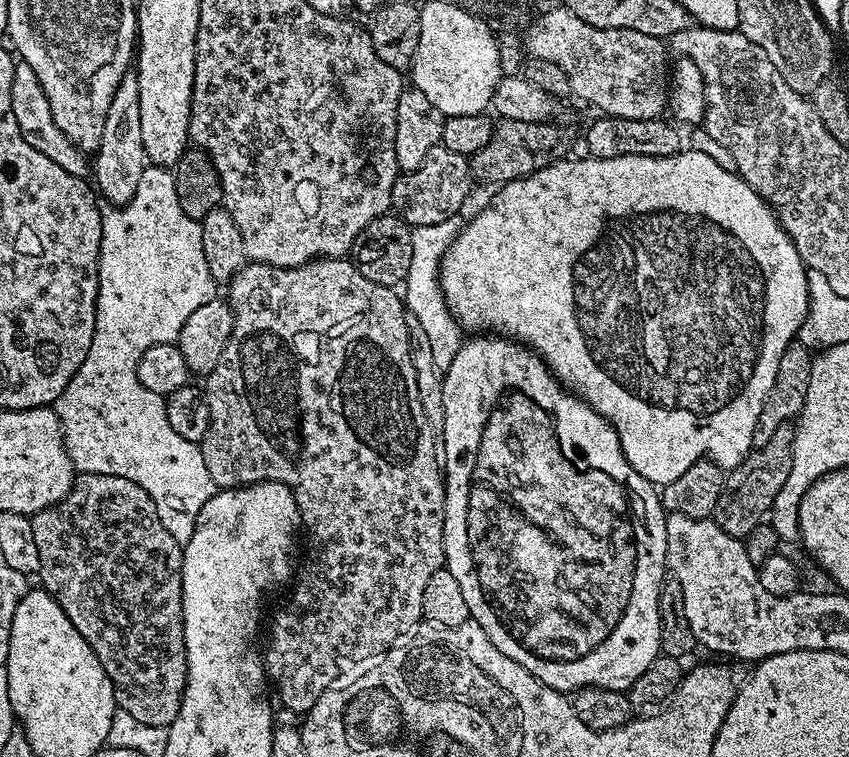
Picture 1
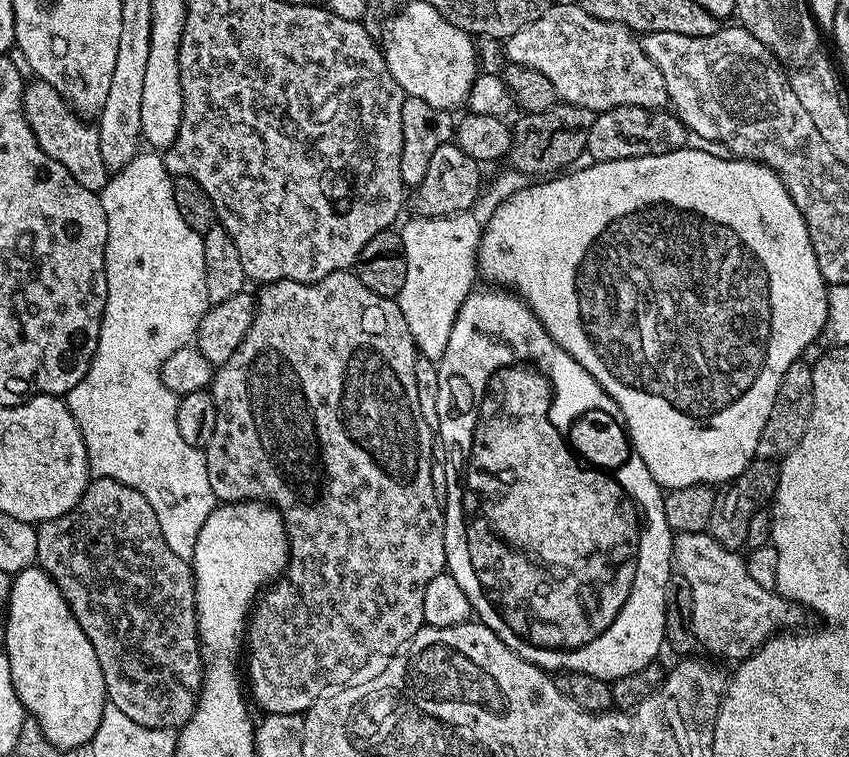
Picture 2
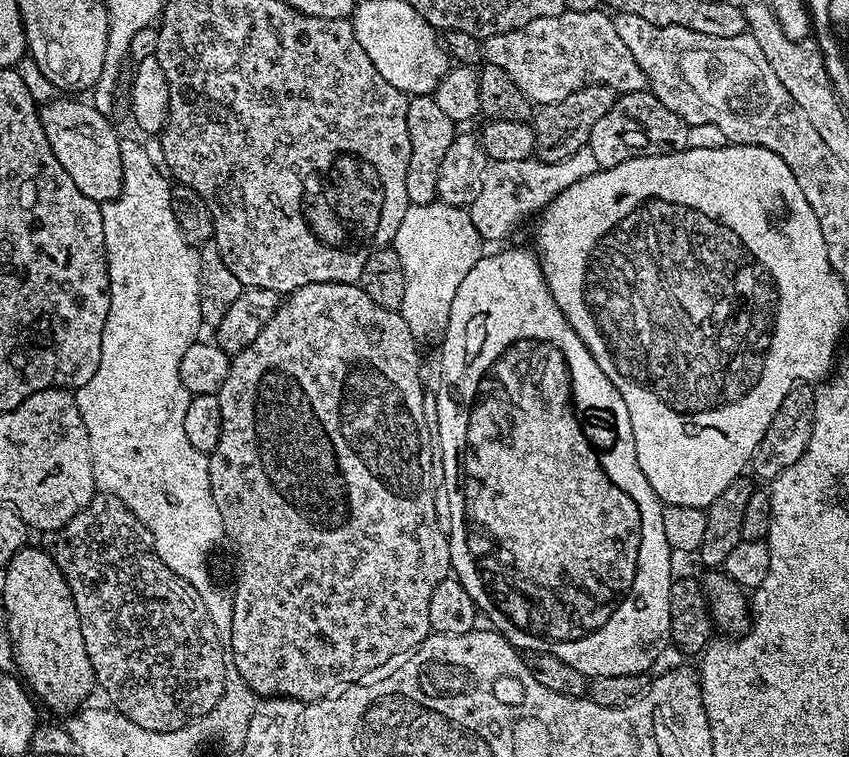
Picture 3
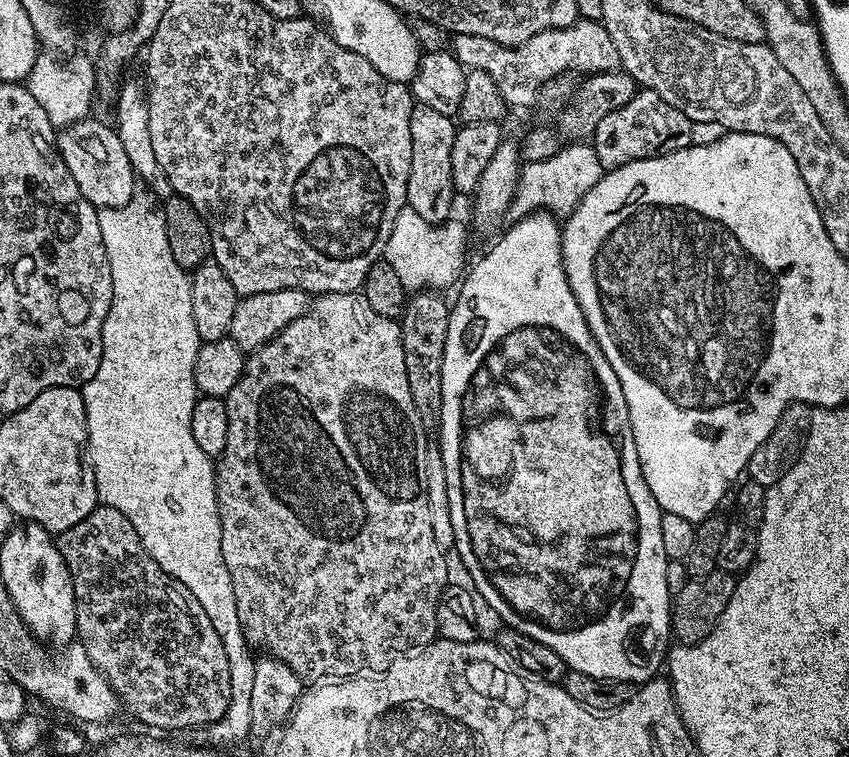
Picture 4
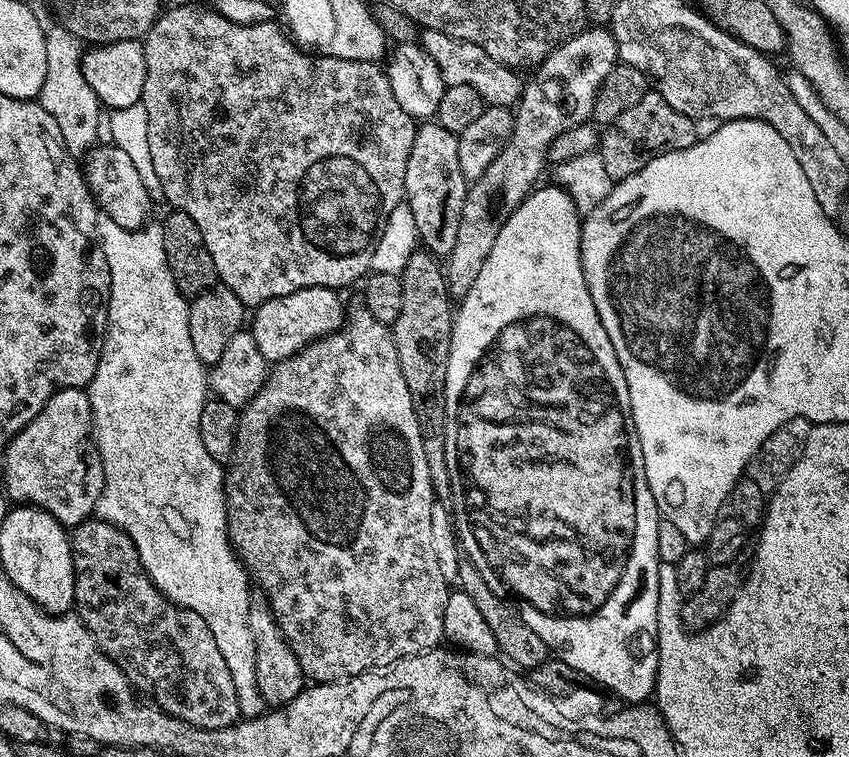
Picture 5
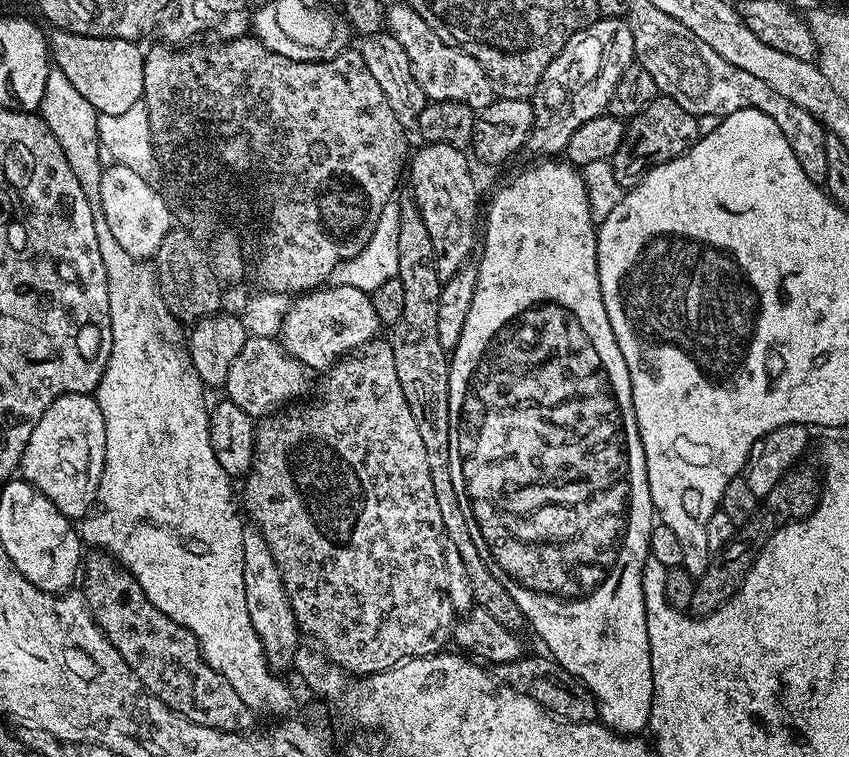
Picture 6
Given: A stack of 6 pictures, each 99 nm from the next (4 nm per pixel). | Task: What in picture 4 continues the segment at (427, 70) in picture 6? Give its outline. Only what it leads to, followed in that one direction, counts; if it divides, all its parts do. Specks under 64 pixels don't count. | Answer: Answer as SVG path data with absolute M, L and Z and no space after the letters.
M583 18L565 28L542 30L534 34L534 38L511 46L498 44L490 38L478 38L474 34L455 34L450 40L450 51L466 70L482 70L482 74L490 74L502 98L513 109L534 103L540 87L558 79L563 72L595 74L620 68L614 38L610 38L603 23Z

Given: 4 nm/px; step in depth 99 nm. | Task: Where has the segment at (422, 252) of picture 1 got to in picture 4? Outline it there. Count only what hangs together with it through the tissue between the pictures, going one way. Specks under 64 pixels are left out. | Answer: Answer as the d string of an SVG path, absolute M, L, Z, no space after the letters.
M406 206L398 214L398 218L394 218L394 230L390 230L382 258L387 264L394 266L394 274L402 278L402 286L409 293L445 290L444 288L450 287L452 283L455 285L461 279L466 268L464 259L468 256L470 232L465 225L464 228L456 218L442 224L431 224Z

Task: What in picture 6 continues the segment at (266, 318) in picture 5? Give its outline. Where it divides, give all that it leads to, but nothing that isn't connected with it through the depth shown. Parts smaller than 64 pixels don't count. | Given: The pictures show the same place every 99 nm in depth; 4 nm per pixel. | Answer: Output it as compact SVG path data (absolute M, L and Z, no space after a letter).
M337 284L297 295L284 316L278 339L305 368L327 370L337 360L371 344L381 335L380 331L382 325L378 314L374 314L371 295L354 286Z

